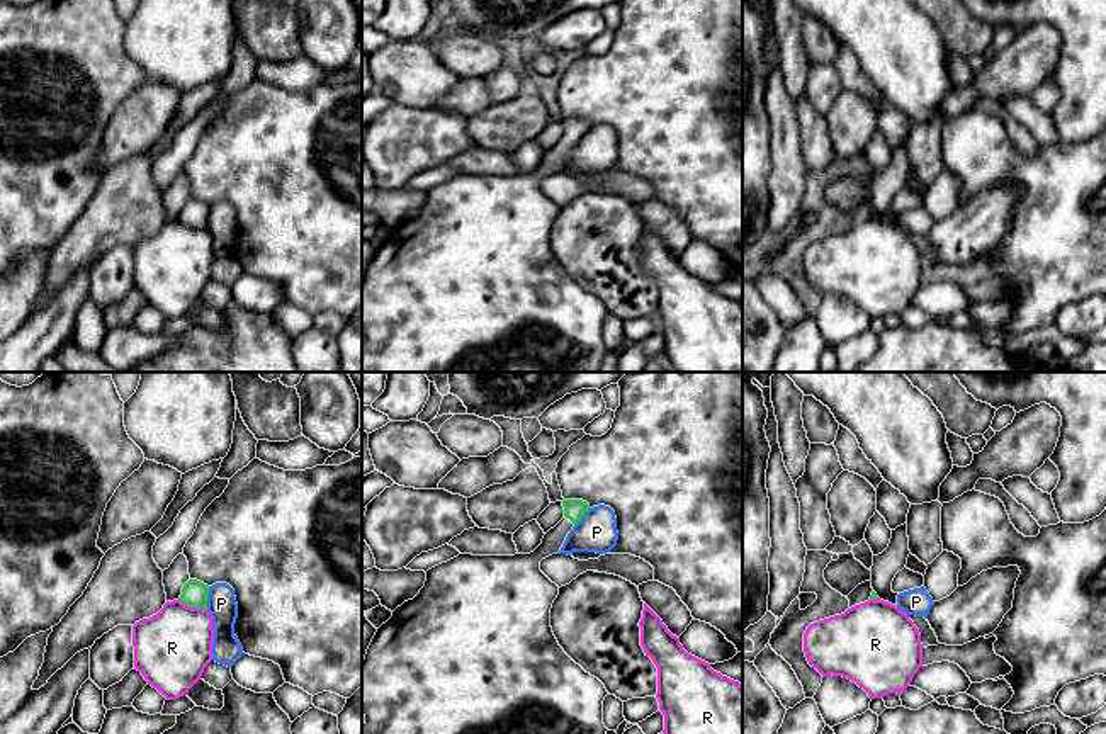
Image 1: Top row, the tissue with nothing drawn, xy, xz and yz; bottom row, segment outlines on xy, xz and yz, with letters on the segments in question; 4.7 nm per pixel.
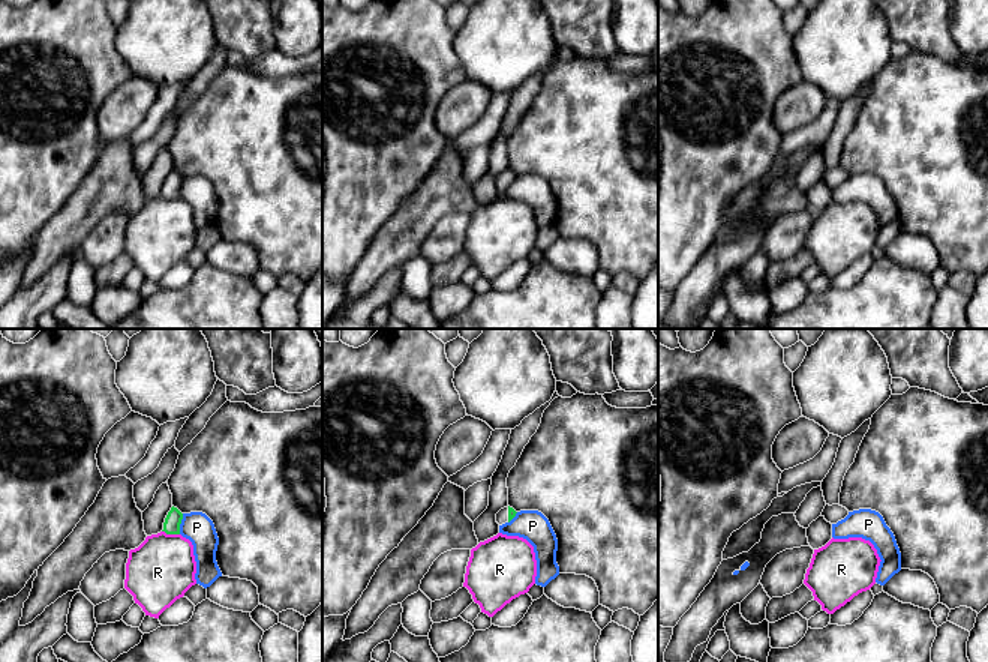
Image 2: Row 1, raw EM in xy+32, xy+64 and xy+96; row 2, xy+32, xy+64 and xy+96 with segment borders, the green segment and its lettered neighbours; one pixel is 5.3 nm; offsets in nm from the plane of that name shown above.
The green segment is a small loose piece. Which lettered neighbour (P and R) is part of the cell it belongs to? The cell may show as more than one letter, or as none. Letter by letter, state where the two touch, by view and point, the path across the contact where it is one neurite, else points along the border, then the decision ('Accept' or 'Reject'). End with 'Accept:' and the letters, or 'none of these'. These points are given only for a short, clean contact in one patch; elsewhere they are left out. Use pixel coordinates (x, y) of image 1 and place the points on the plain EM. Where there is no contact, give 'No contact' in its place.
P: Touches green at xy (206, 218). Boundary: xy (209, 206), (206, 228). Reject
R: Touches green at xy (192, 226). Boundary: xy (179, 218), (187, 225), (206, 230). Reject
Accept: none of these

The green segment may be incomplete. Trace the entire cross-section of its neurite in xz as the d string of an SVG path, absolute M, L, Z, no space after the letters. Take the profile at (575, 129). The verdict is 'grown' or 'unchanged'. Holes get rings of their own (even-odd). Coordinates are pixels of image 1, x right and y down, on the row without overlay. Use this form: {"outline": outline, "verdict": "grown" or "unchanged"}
{"outline": "M562 119L562 126L564 138L544 155L533 172L515 175L459 173L428 189L420 212L398 226L392 236L377 248L362 280L362 333L365 335L362 372L600 372L608 350L603 343L603 319L608 311L598 297L586 292L559 265L550 246L550 228L559 214L559 206L540 190L540 180L561 170L567 153L590 129L583 119Z", "verdict": "grown"}

